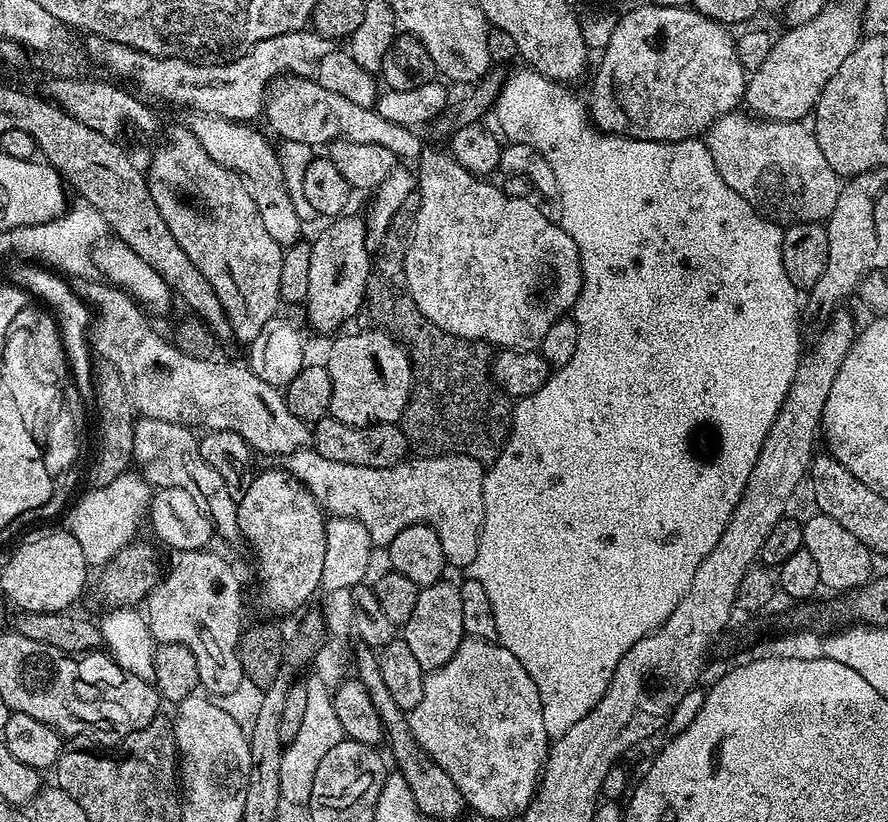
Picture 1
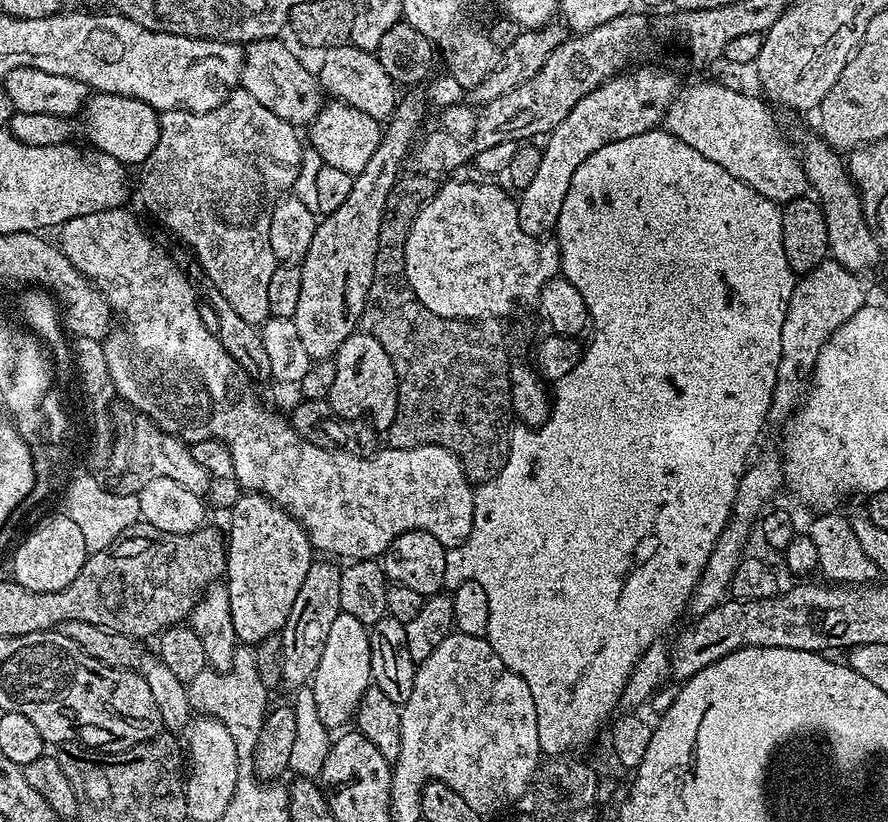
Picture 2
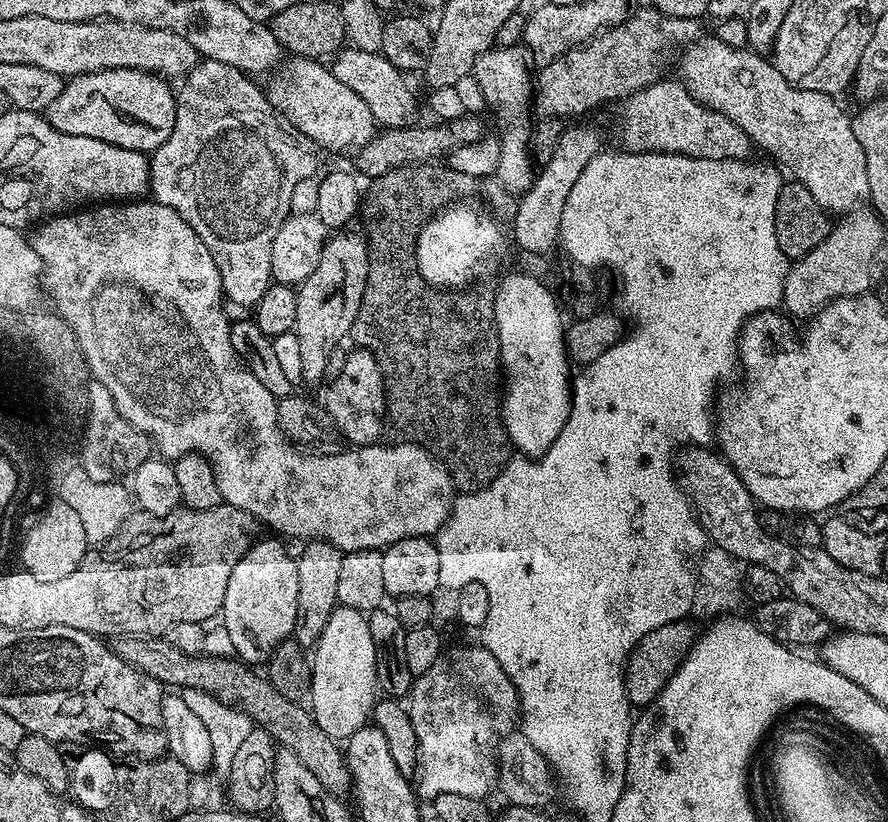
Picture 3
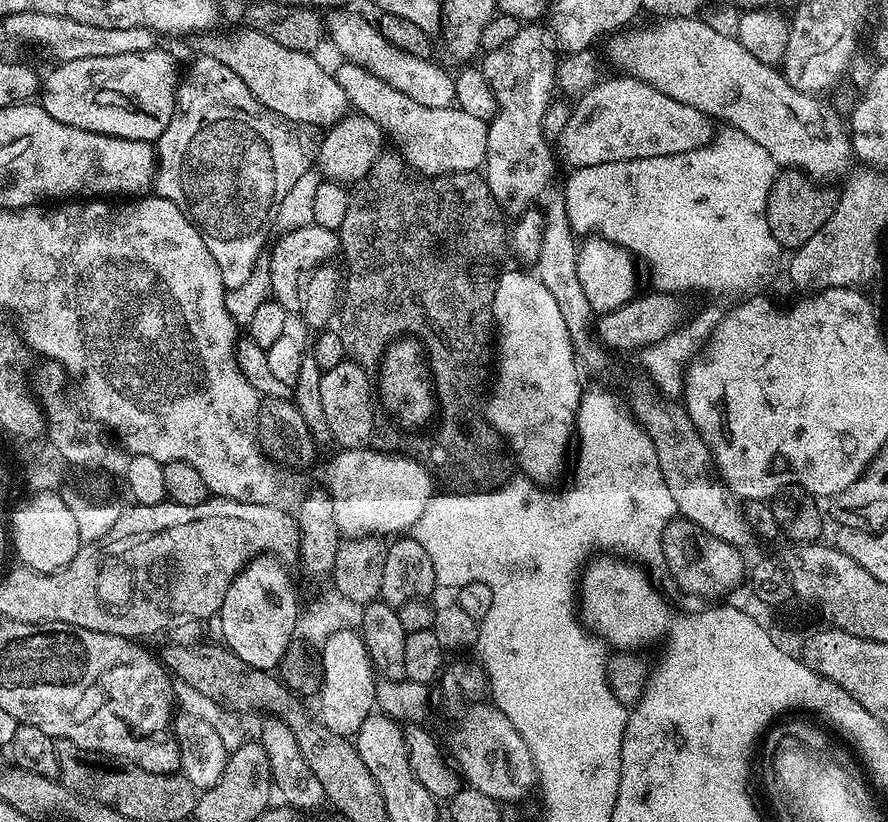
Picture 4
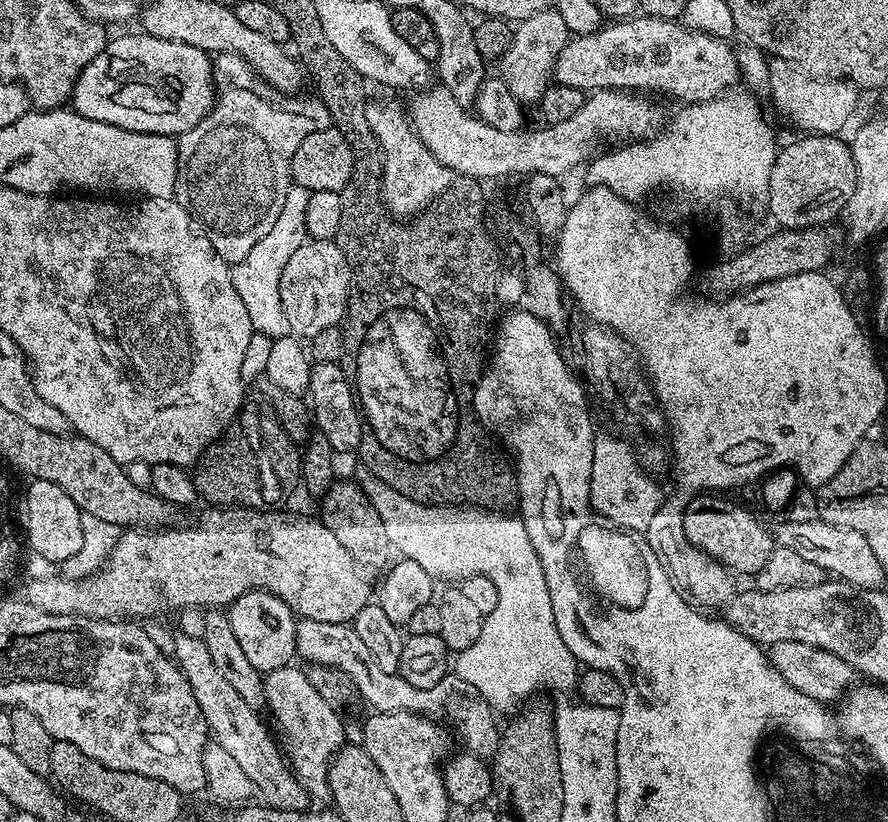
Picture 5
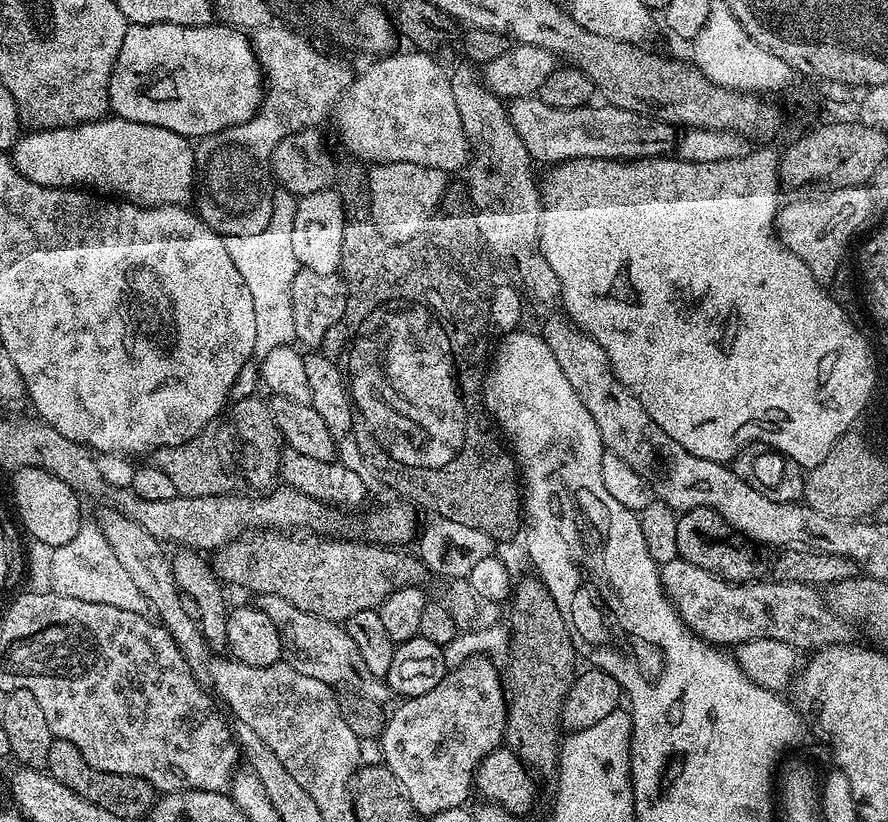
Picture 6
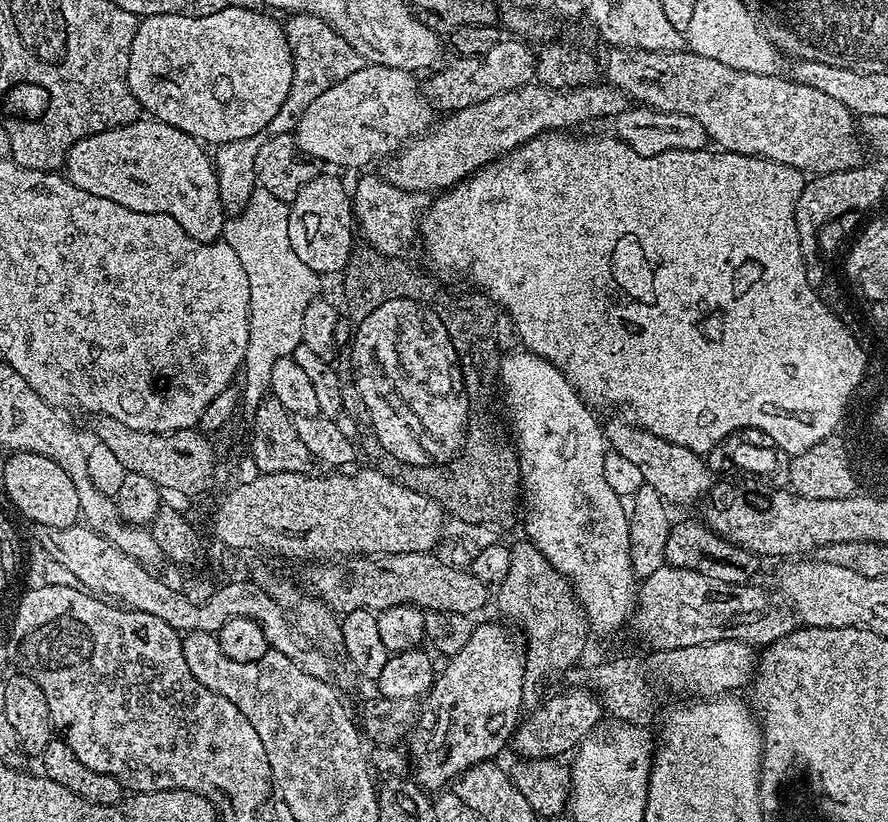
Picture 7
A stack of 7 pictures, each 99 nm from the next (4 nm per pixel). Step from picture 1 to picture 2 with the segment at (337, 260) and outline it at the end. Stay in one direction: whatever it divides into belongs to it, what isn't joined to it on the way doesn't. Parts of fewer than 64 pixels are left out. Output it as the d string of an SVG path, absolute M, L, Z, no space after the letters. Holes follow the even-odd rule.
M416 86L405 92L408 93L399 97L396 111L383 125L378 150L374 150L373 157L366 162L363 170L355 173L346 202L317 223L310 250L304 255L300 268L302 291L298 310L291 319L294 326L298 326L306 354L314 362L333 359L342 342L352 336L365 315L364 303L372 285L373 270L376 269L384 207L401 175L400 167L403 164L405 167L410 149L421 135L424 115L430 112L430 101L423 87Z

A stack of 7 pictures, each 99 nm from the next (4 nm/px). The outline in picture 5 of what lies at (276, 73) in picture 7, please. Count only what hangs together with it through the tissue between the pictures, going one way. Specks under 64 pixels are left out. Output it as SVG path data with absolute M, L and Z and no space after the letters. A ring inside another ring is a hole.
M136 30L133 36L109 39L104 49L80 71L72 88L70 108L86 118L94 118L94 122L110 122L110 126L122 126L122 130L179 138L182 133L198 126L200 119L213 108L217 99L213 63L213 57L198 50L198 46L172 42L170 38L154 38L143 30Z

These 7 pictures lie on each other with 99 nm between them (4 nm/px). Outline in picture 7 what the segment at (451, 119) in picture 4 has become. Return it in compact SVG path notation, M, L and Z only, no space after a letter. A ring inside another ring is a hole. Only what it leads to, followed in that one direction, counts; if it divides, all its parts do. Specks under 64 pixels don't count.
M383 175L364 176L351 189L352 210L358 232L365 236L367 247L376 249L383 256L403 257L404 251L418 236L418 221L422 215L422 204L411 192L402 190L384 179Z

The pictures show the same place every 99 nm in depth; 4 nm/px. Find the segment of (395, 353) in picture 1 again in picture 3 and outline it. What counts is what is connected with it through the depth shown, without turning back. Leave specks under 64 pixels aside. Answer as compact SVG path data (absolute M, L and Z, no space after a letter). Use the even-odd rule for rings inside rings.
M367 347L349 351L342 372L330 380L328 393L322 399L322 408L332 425L352 446L367 446L381 439L380 431L386 428L386 389L384 372L375 351Z

